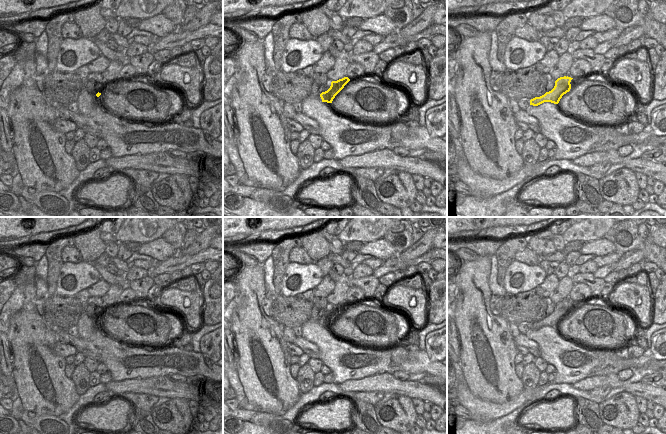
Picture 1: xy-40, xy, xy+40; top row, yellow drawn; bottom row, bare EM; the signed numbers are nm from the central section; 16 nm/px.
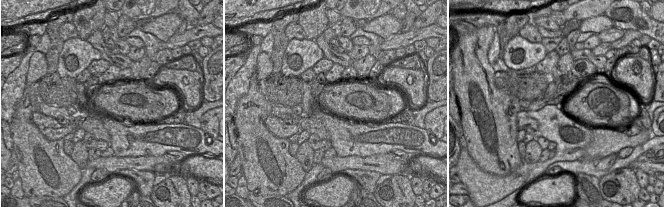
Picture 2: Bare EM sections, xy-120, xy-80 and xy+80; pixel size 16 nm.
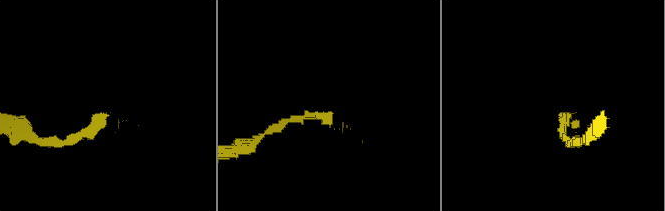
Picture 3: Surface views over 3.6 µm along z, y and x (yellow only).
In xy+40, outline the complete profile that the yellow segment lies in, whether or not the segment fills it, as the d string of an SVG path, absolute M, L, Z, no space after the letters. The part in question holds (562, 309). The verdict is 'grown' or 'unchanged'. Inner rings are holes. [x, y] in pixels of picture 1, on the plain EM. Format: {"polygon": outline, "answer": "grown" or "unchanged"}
{"polygon": "M560 301L555 305L554 312L546 316L544 319L540 321L535 321L530 324L530 329L538 330L544 326L551 326L554 328L558 328L560 323L564 318L569 316L577 307L579 303L577 301Z", "answer": "grown"}

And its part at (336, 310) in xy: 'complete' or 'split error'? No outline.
complete

